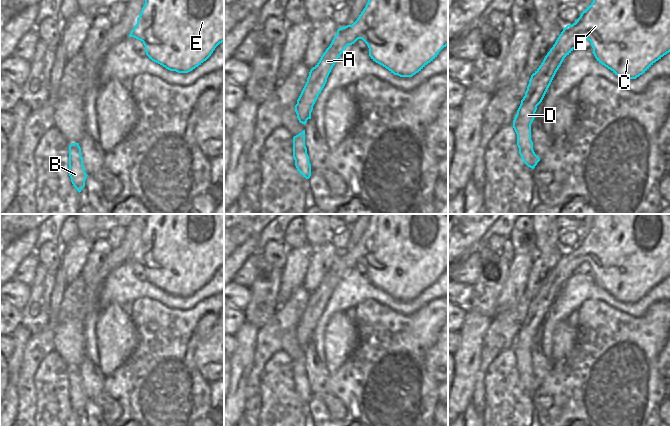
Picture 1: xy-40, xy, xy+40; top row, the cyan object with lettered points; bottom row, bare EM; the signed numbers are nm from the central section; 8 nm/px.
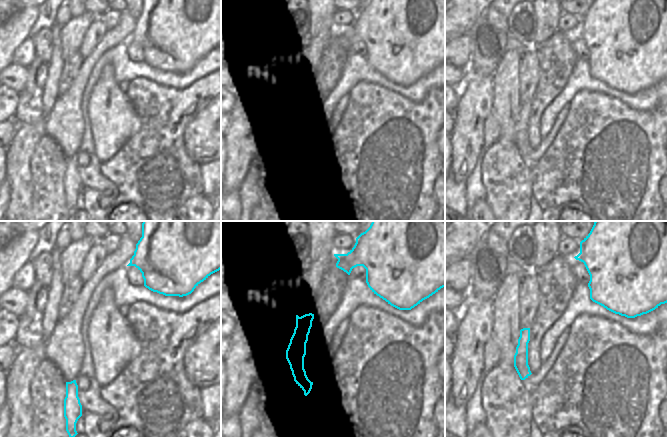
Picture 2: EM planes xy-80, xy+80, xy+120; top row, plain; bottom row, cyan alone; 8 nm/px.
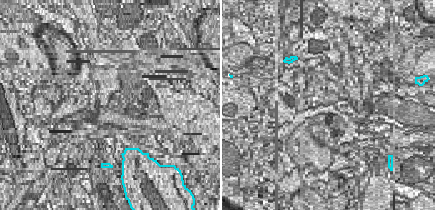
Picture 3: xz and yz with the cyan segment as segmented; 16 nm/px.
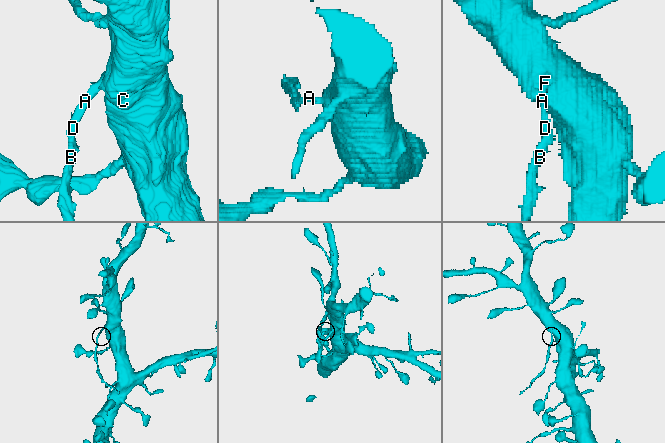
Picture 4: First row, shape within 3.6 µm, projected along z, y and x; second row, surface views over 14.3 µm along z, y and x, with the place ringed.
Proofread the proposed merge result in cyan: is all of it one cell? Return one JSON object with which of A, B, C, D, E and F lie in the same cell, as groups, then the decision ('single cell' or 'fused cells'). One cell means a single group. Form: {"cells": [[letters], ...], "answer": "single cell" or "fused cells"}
{"cells": [["A", "B", "D"], ["C", "E", "F"]], "answer": "fused cells"}

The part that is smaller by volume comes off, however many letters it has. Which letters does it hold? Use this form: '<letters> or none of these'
A, B, D.

